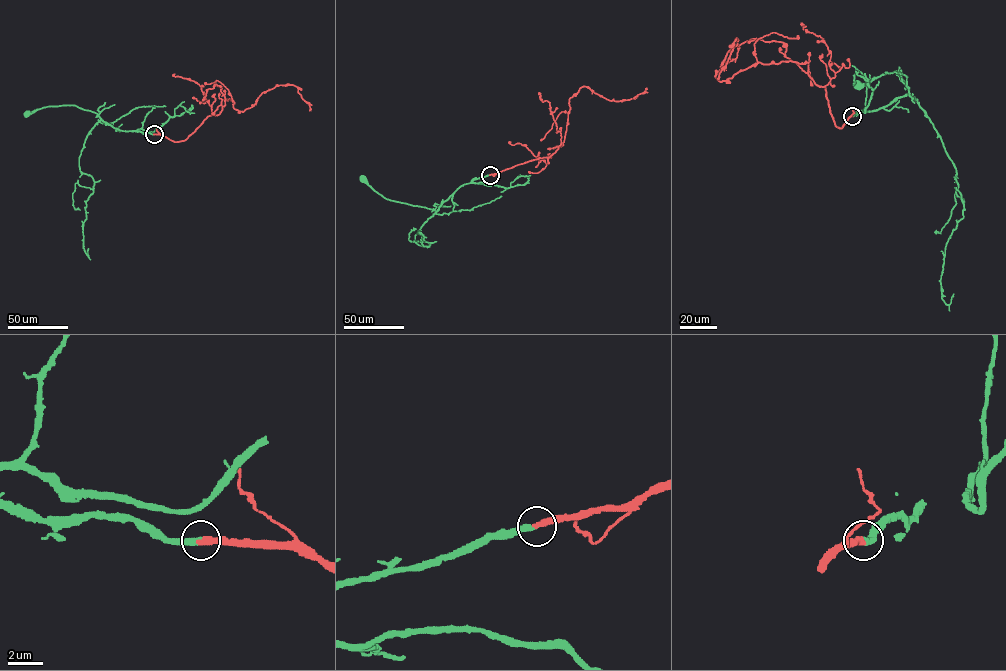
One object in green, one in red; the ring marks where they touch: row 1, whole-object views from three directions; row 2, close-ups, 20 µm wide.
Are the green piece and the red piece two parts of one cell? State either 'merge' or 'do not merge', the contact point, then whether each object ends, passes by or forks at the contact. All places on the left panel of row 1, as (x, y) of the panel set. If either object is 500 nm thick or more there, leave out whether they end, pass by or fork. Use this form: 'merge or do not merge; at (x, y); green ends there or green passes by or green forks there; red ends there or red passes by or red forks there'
merge; at (154, 134); green ends there; red ends there

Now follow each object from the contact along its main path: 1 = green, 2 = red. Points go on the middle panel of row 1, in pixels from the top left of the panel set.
1: (489, 175), (461, 185), (436, 211), (386, 199), (362, 178)
2: (489, 175), (554, 153), (564, 139), (569, 99), (583, 86), (616, 101), (629, 100), (647, 88)

